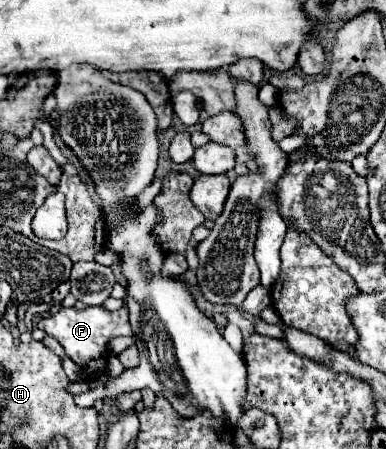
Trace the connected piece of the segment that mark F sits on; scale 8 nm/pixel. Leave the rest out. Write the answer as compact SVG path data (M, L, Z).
M61 307L55 315L43 317L37 327L43 329L47 335L55 337L63 345L65 353L79 367L89 367L89 365L97 363L97 369L103 367L103 359L105 359L109 339L119 337L119 335L133 335L131 325L129 325L127 307L121 307L119 311L107 311L105 307L87 307L85 311L75 311L73 307L69 307L69 309Z

